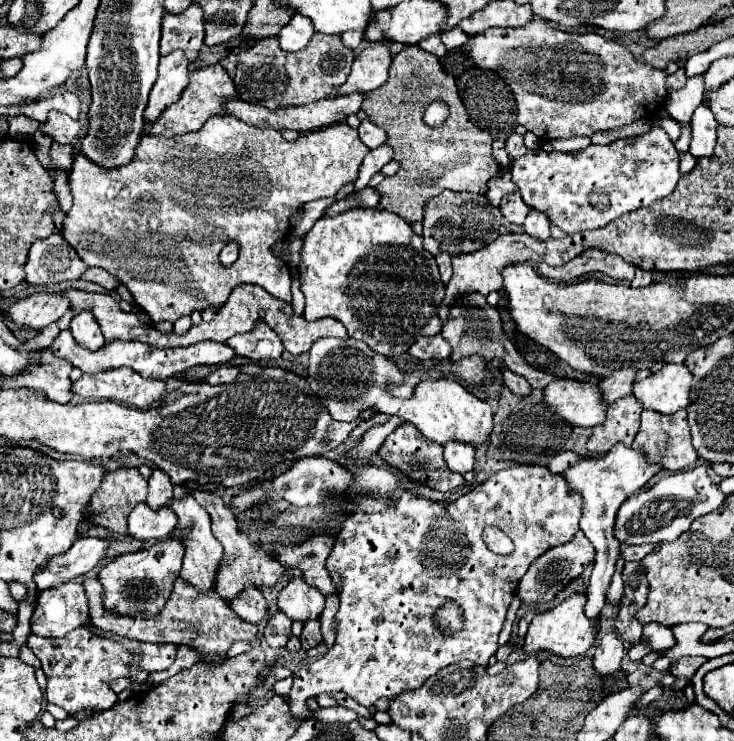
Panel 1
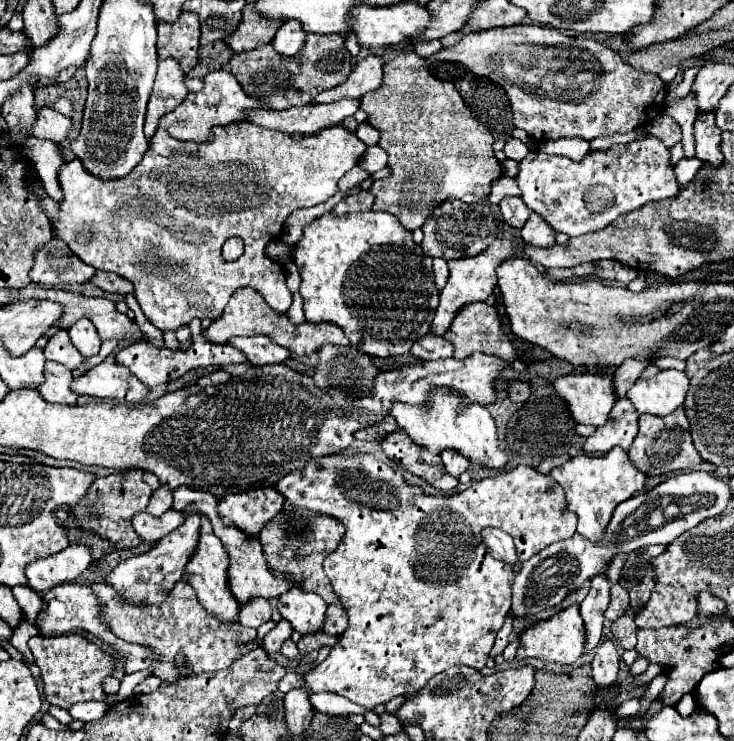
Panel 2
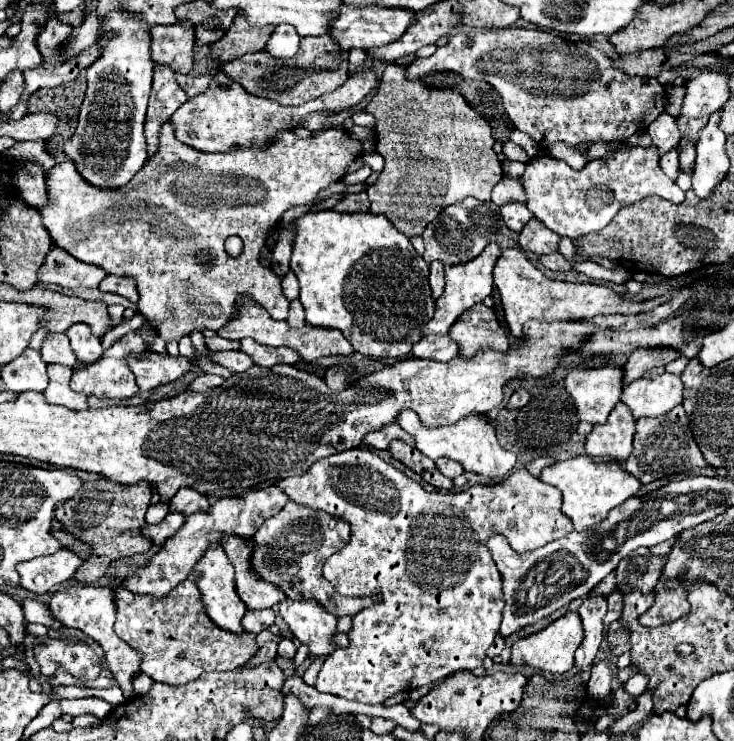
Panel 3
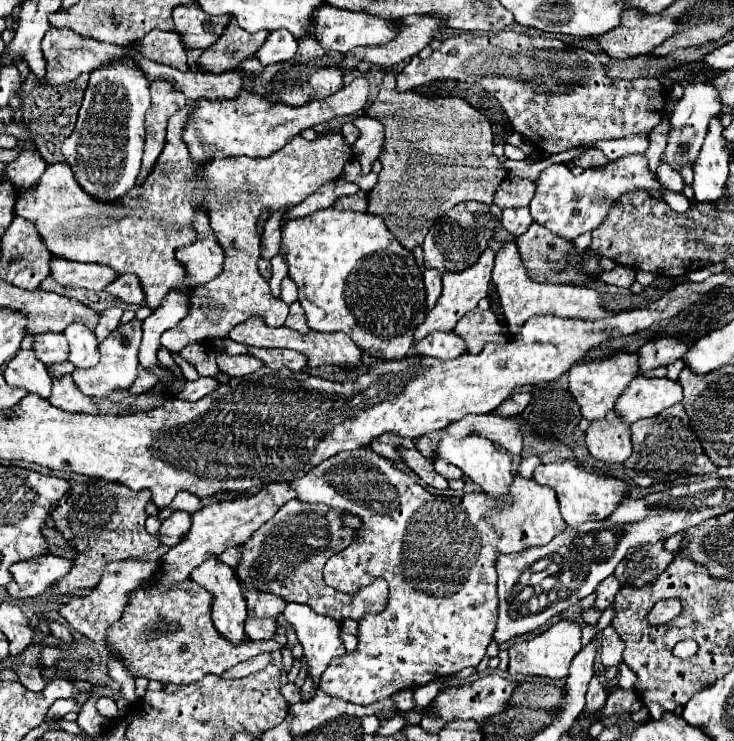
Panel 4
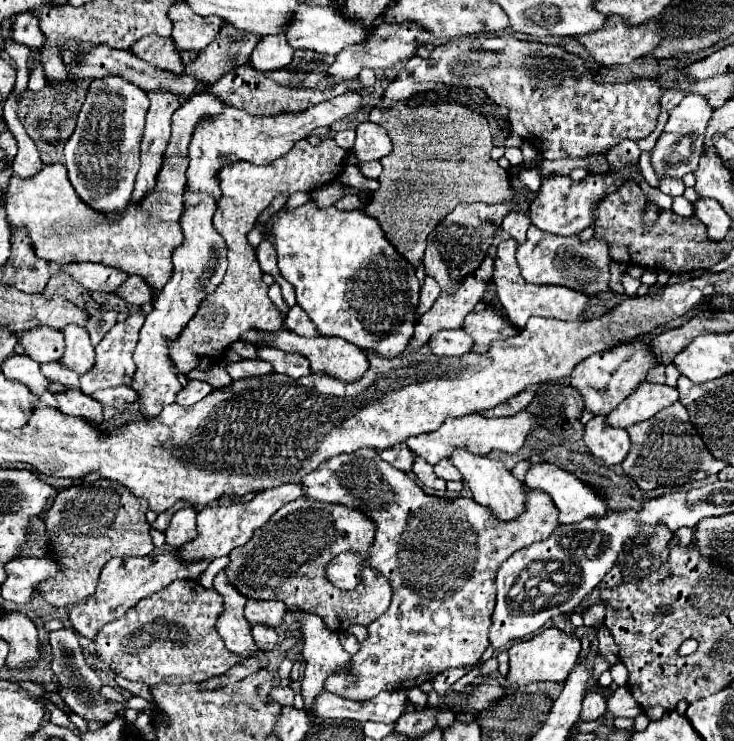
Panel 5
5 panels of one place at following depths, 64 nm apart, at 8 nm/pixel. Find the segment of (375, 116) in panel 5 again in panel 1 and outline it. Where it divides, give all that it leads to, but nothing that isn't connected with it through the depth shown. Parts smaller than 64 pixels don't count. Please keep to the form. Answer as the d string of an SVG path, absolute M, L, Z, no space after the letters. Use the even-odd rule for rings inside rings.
M404 46L404 50L394 56L388 80L380 88L366 94L362 110L368 114L368 120L372 124L376 124L378 128L382 128L388 134L386 144L390 144L394 148L394 160L400 162L398 172L394 176L384 178L376 186L376 190L380 192L378 208L394 212L410 224L416 220L422 220L426 200L432 196L438 196L444 188L450 188L456 192L480 192L480 194L484 194L486 182L500 172L500 166L492 158L492 136L486 130L478 128L468 118L466 108L460 102L454 76L444 70L442 62L434 54L422 50L420 46ZM434 98L442 98L450 104L450 118L440 128L430 128L422 122L422 114Z

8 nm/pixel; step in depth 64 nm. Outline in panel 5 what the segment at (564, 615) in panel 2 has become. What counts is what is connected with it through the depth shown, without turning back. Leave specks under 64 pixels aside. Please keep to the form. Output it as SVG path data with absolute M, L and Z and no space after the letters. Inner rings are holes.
M548 628L540 632L538 636L530 640L522 640L522 644L514 642L508 650L510 654L510 672L508 672L508 684L512 688L518 688L522 684L530 684L536 680L552 680L562 682L568 678L574 662L580 654L580 638L574 634L568 634L560 628Z

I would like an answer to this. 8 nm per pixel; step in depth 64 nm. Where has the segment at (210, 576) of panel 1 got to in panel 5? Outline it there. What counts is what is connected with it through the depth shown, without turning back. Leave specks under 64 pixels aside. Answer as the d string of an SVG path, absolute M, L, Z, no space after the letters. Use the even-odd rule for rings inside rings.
M220 570L214 578L214 590L220 592L224 608L222 614L216 620L216 630L222 636L226 648L230 652L236 652L242 656L242 660L258 656L262 660L262 668L268 666L266 656L262 652L258 652L252 634L250 634L250 624L244 618L244 604L246 604L246 596L240 596L240 592L236 592L236 588L232 588L226 570Z

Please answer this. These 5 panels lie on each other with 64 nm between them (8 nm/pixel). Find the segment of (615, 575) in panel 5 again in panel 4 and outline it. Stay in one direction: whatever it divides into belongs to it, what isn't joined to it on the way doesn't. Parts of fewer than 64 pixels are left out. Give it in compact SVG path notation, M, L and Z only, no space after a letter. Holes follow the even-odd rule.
M608 576L608 578L598 586L598 598L596 598L598 608L604 610L604 608L610 604L610 600L614 600L614 596L618 594L618 590L620 590L618 580L616 580L614 576Z

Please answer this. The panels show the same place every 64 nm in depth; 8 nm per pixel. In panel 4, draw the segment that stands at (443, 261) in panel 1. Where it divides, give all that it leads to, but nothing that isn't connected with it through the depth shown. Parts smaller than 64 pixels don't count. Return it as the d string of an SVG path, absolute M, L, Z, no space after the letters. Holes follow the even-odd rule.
M426 268L424 270L424 282L426 282L426 298L428 298L428 308L436 304L436 300L442 294L442 276L440 270L436 268Z

